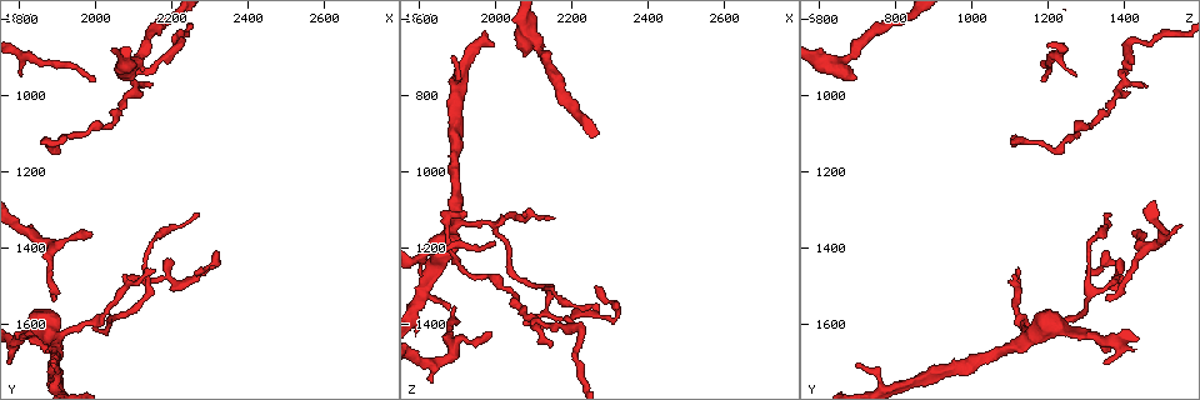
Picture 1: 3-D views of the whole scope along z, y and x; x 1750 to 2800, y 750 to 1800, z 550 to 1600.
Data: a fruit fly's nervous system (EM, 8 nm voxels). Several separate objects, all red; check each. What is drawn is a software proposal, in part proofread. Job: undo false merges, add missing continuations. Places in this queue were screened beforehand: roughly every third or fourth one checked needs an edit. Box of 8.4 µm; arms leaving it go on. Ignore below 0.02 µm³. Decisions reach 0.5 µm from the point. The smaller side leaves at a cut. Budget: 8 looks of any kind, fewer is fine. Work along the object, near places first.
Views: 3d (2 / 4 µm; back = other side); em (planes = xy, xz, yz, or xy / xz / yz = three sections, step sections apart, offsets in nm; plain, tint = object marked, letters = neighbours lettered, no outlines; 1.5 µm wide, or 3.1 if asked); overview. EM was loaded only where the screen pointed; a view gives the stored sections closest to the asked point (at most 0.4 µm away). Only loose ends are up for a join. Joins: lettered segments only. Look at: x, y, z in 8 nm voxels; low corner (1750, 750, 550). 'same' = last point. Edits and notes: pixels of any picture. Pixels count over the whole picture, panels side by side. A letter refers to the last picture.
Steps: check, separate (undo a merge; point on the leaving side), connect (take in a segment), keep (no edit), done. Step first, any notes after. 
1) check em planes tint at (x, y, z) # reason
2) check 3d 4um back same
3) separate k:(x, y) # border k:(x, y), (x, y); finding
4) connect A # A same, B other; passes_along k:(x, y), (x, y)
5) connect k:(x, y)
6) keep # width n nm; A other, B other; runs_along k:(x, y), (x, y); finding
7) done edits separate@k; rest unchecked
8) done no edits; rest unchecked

check em xz step 4 letters at (1880, 1670, 1355) # thin end

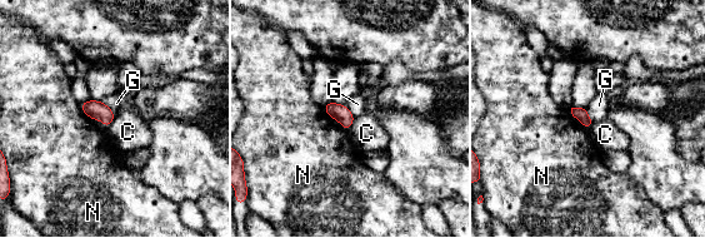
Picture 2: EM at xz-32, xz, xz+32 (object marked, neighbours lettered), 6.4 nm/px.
keep # longest_contact N 240 nm; C other, G other, N other; border 2:(585, 108), (591, 123); no lettered segment goes on from it

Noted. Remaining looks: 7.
check 3d 4um at (1990, 1365, 1435) # thin end

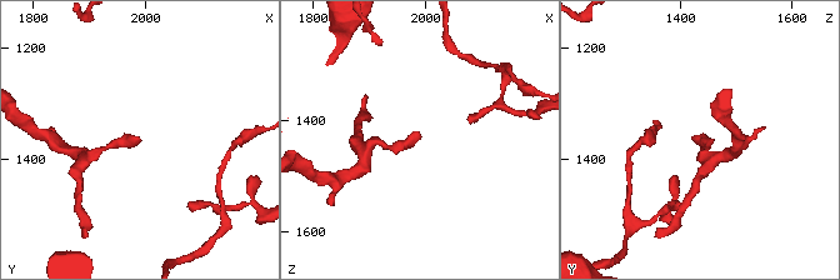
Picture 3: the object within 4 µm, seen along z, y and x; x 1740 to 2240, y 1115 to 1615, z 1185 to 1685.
check em xy step 8 letters at (1995, 1365, 1435) # need the tissue

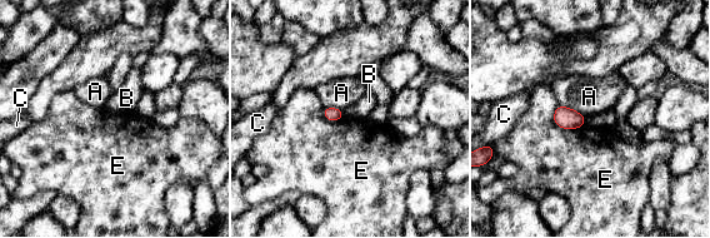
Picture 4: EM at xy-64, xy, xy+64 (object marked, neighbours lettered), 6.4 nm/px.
keep # A other, B other, C other, E other; border 4:(559, 104), (566, 105), (586, 117); none of them fits

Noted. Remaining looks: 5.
check em xz step 8 tint at (2155, 1460, 1130) # thin end

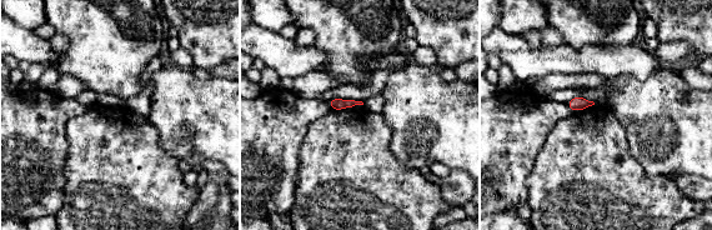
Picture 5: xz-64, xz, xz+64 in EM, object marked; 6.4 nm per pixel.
check em planes letters same

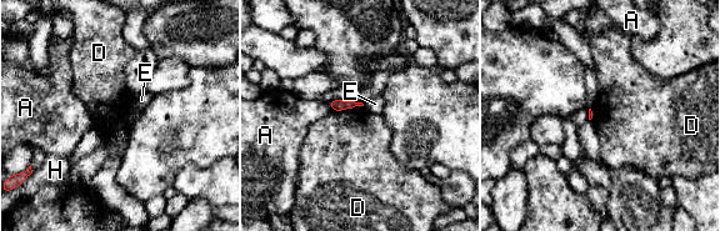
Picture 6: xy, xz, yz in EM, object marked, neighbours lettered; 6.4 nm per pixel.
keep # A other, D other, E other, H other; border 6:(363, 105), (331, 111); no lettered segment goes on from it

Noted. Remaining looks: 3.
done no edits; rest unchecked

